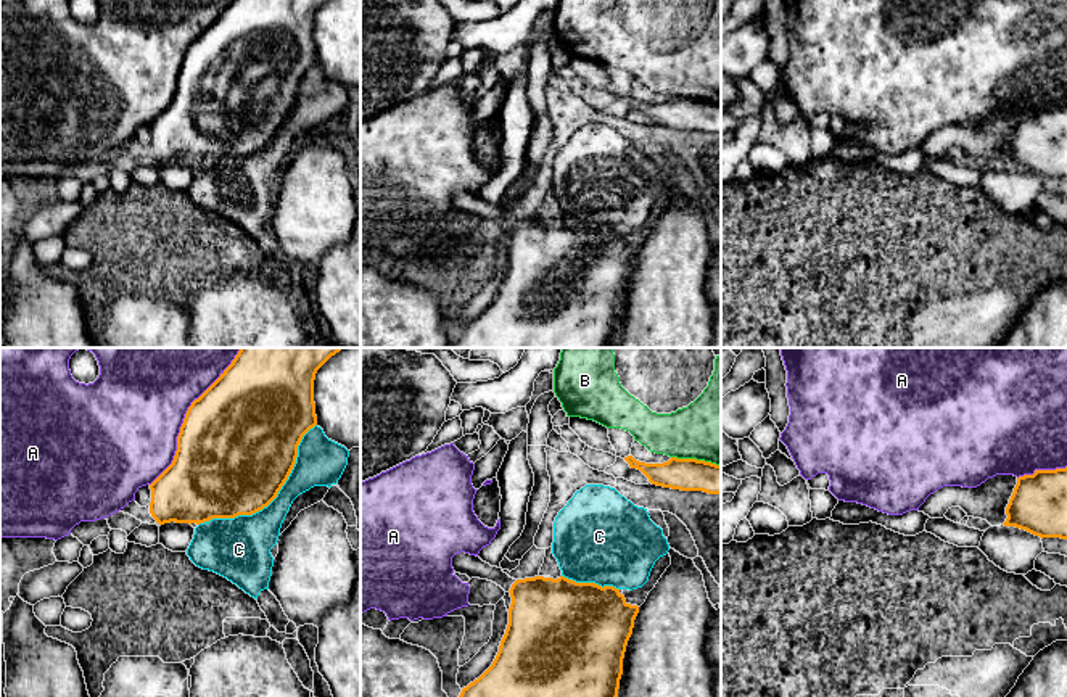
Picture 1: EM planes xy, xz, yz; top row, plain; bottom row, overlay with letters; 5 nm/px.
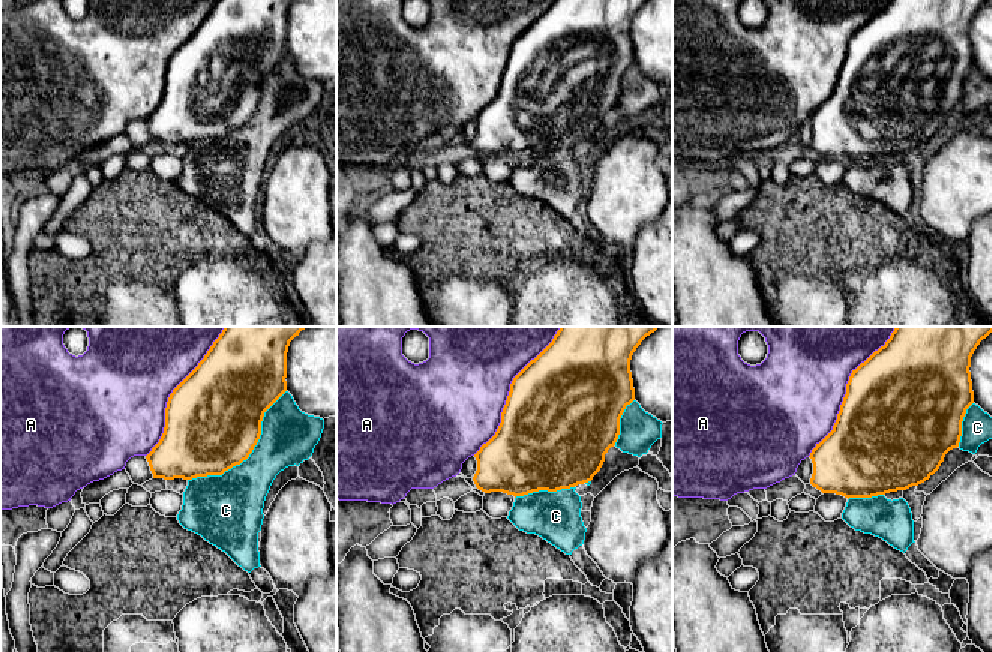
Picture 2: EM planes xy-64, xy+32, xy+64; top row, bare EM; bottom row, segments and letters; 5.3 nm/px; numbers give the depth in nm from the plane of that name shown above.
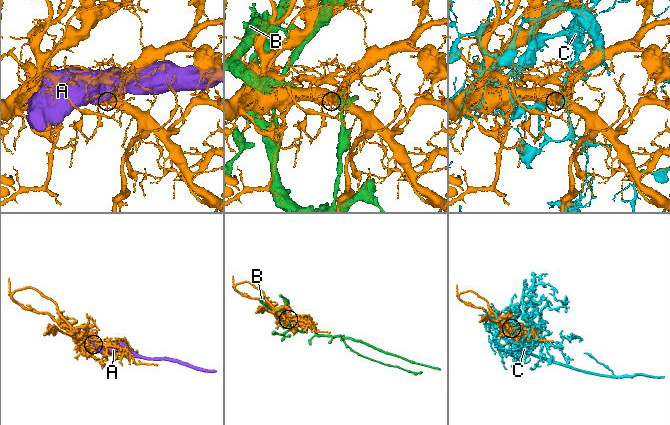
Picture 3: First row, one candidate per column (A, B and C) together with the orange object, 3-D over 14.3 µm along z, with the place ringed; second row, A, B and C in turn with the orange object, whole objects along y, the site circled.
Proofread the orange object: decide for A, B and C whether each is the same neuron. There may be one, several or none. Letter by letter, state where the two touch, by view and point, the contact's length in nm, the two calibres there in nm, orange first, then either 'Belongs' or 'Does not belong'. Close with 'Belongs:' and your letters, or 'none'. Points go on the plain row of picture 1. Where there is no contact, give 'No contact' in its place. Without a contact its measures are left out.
A: Touches orange at xy (182, 63). Shared border 750 nm. Thickness 500 nm (orange) against 500 nm. Does not belong
B: Touches orange at xz (696, 98). Shared border 260 nm. Thickness 160 nm (orange) against 360 nm. Does not belong
C: Touches orange at xy (272, 139). Shared border 800 nm. Thickness 500 nm (orange) against 260 nm. Does not belong
Belongs: none

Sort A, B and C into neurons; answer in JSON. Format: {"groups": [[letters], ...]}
{"groups": [["A"], ["B"], ["C"]]}

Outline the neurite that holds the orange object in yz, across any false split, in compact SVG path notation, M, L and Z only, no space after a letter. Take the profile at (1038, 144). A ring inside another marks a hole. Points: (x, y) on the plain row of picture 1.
M1067 106L1019 116L1006 155L1004 166L1067 179Z

